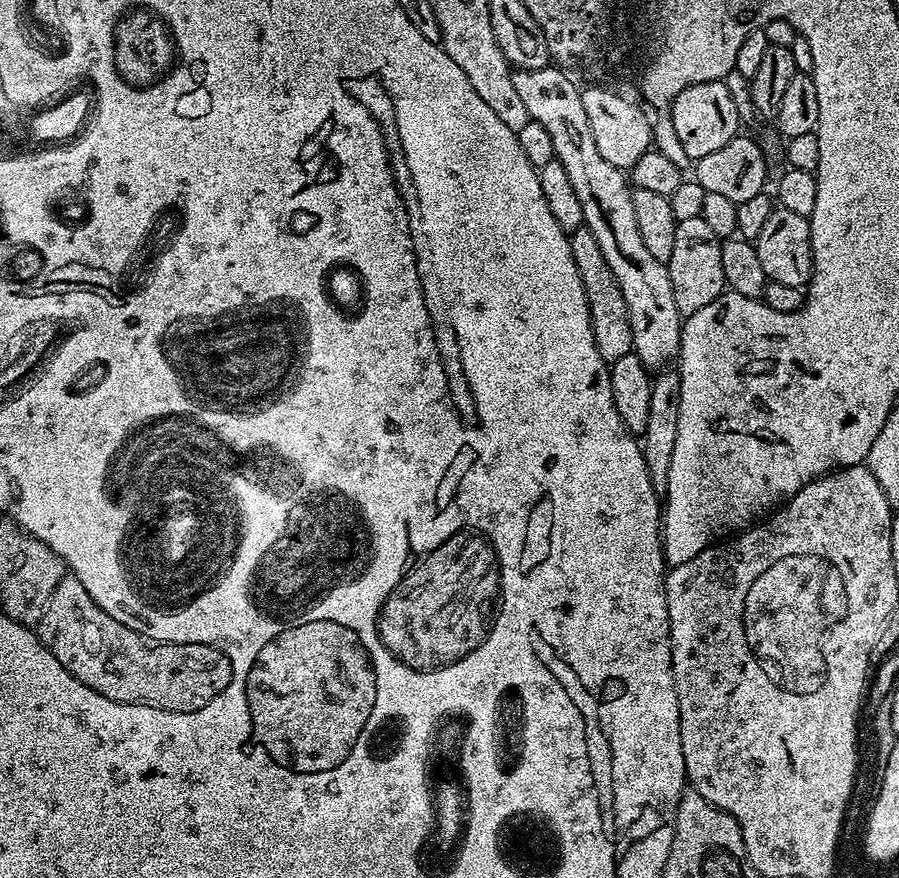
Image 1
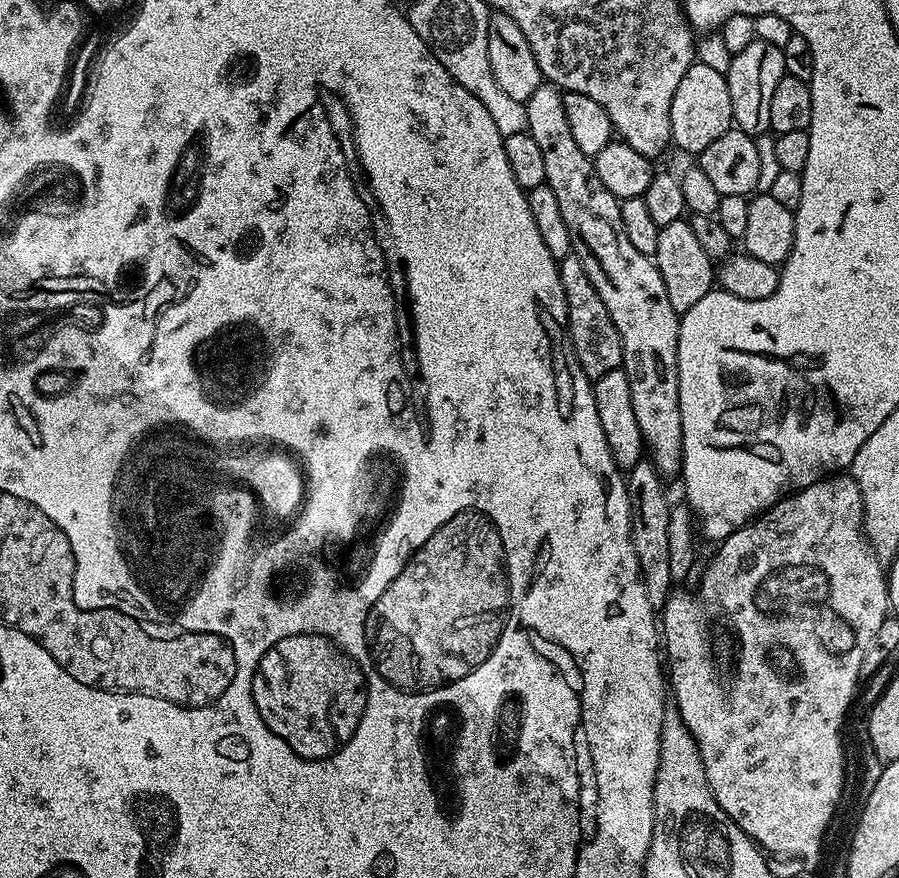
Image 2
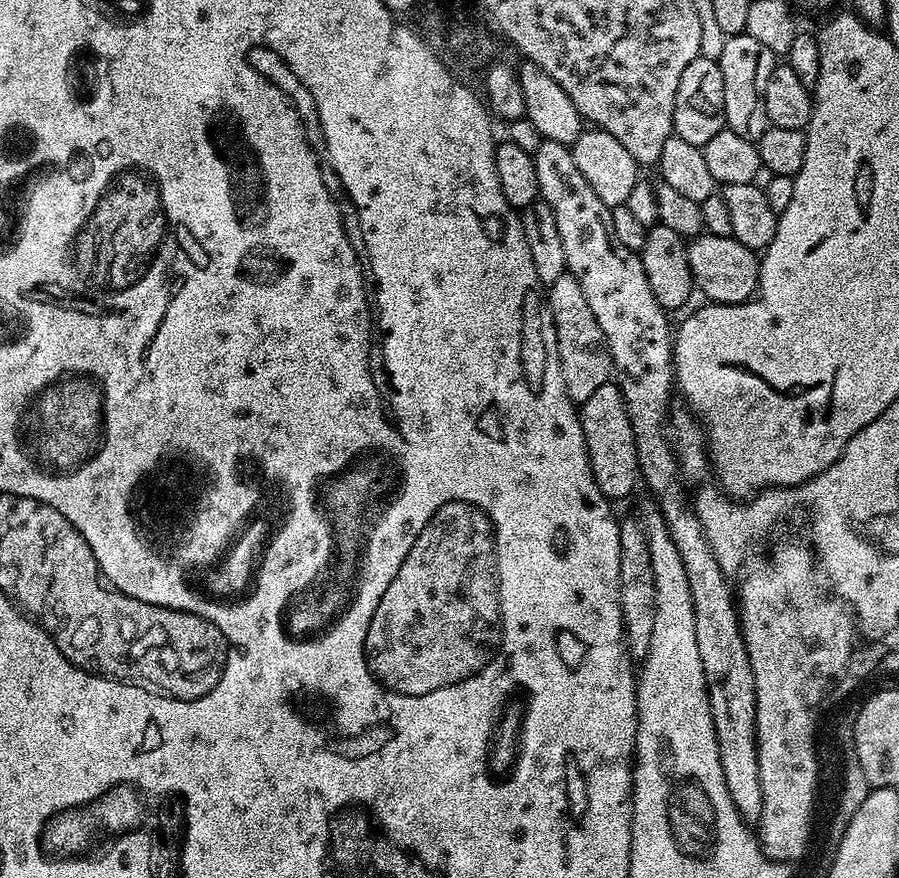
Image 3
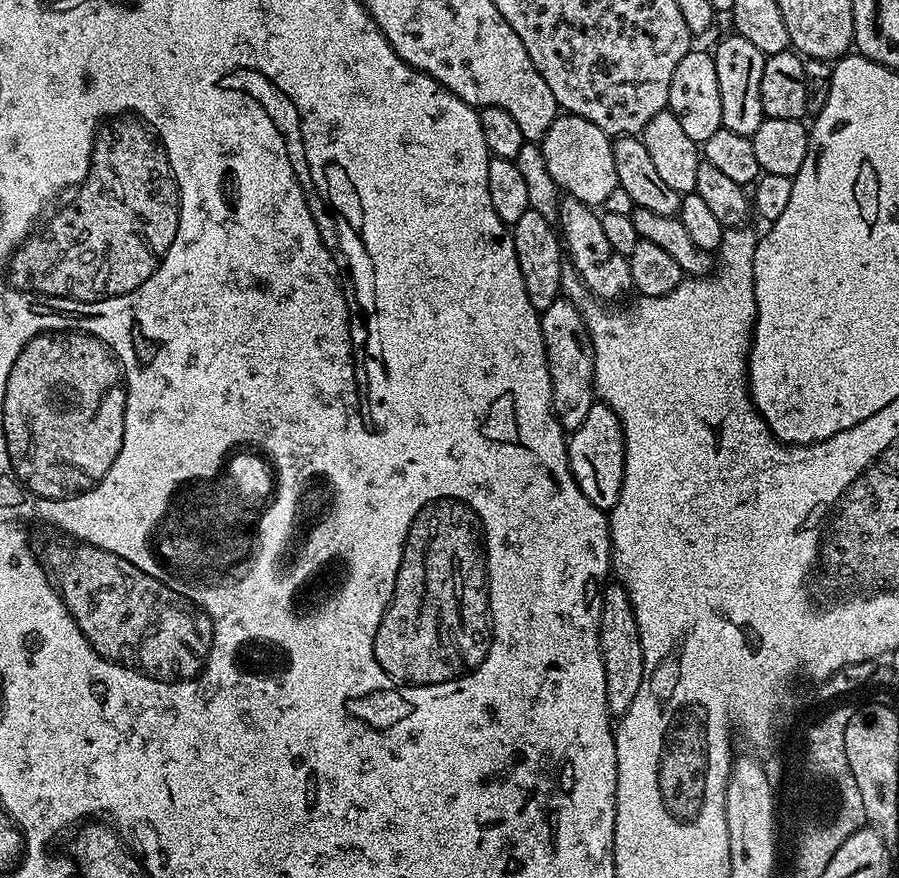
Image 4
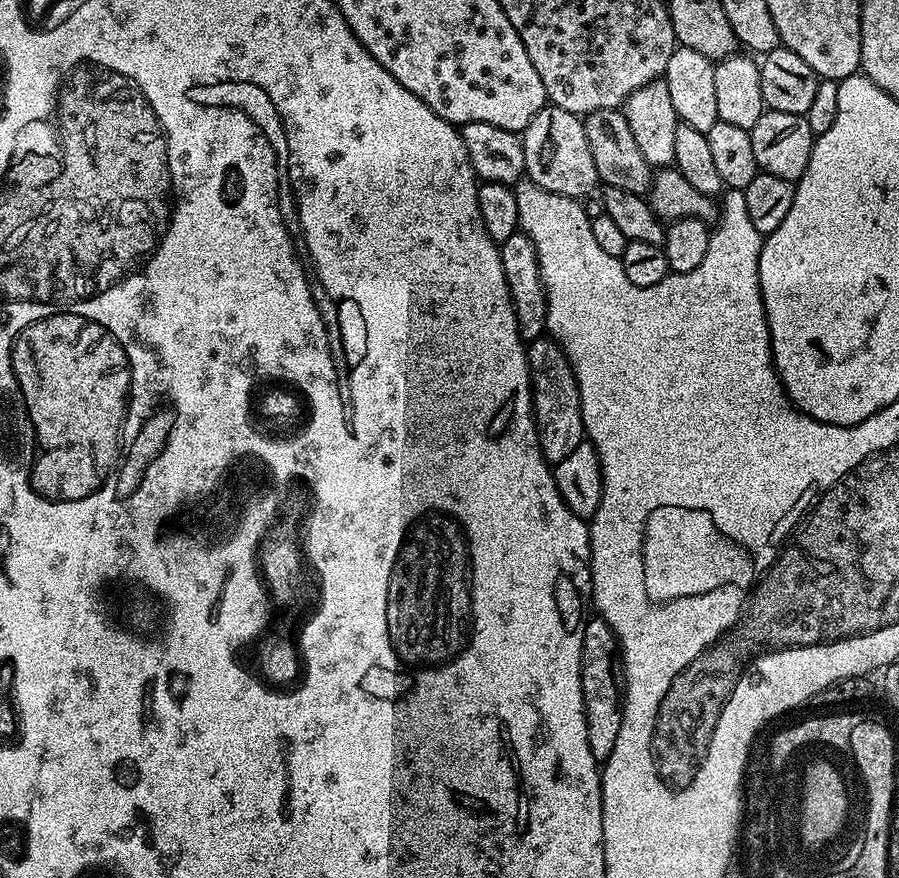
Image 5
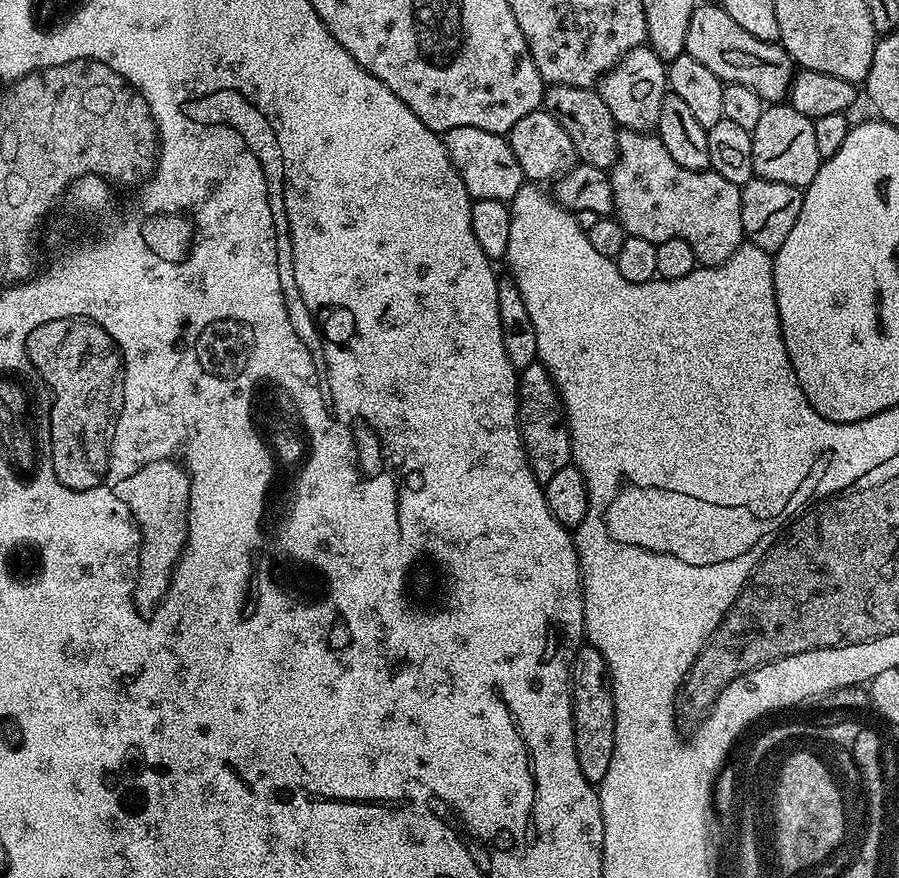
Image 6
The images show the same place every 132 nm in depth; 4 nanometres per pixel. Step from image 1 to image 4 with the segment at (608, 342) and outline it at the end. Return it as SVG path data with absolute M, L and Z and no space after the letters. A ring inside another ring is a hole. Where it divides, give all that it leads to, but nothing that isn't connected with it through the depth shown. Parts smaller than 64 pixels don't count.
M567 298L555 300L546 311L540 313L542 338L546 346L546 362L550 372L552 391L552 413L565 433L572 433L586 422L590 406L594 402L594 358L588 331L575 304Z

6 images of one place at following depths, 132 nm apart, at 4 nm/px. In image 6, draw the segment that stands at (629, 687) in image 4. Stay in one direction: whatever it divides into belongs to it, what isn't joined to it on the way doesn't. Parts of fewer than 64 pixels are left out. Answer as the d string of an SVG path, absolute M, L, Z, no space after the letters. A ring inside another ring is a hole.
M581 643L572 659L572 725L574 726L574 750L578 754L578 770L594 786L599 786L610 770L610 758L614 758L614 698L612 679L608 673L606 660L593 644Z

